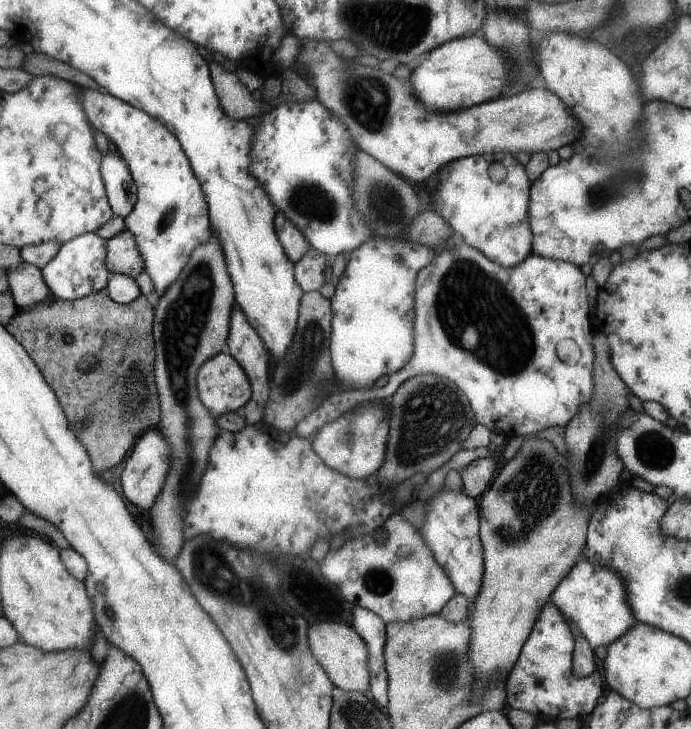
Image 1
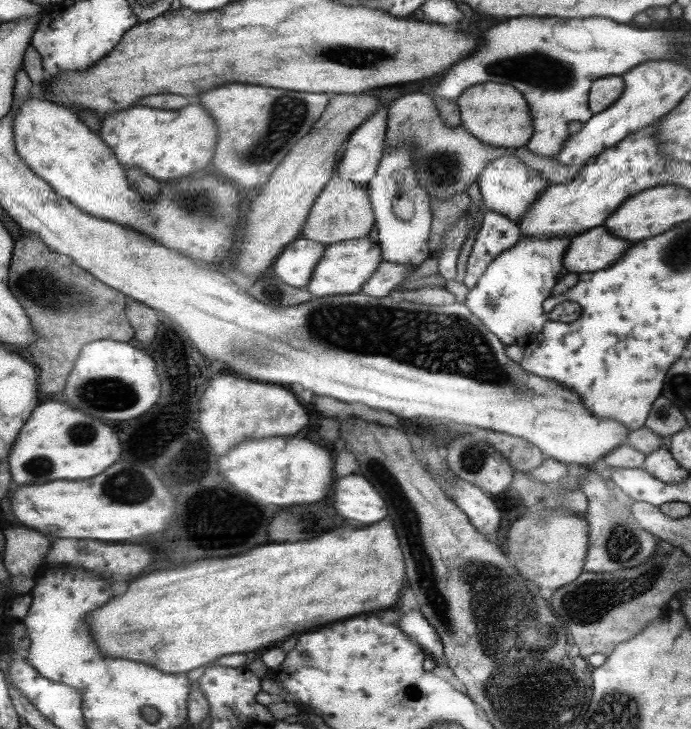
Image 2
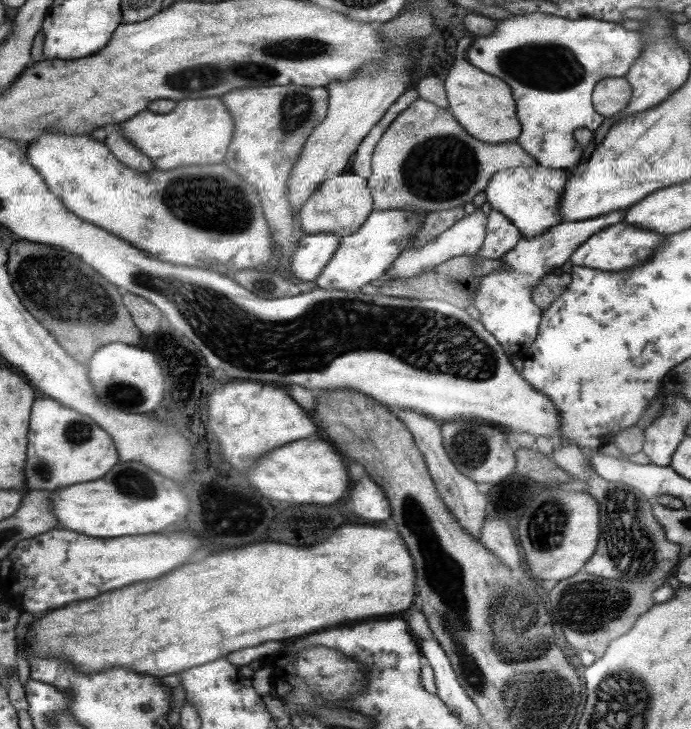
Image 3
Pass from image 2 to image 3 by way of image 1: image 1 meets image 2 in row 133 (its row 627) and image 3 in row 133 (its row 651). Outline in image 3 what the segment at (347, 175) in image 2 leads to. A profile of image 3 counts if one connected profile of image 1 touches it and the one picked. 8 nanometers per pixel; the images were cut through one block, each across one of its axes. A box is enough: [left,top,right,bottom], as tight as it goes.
[352,89,418,179]

